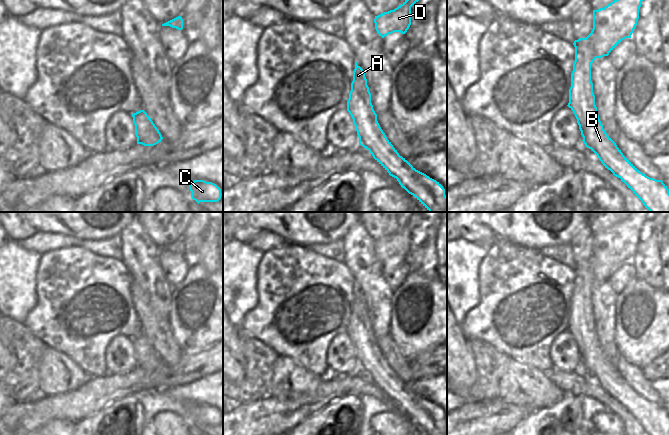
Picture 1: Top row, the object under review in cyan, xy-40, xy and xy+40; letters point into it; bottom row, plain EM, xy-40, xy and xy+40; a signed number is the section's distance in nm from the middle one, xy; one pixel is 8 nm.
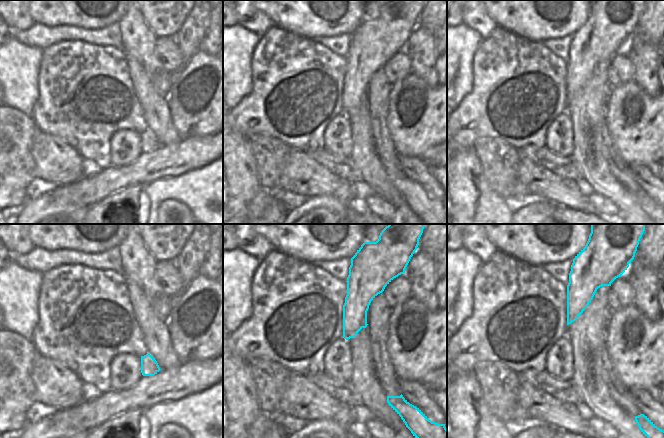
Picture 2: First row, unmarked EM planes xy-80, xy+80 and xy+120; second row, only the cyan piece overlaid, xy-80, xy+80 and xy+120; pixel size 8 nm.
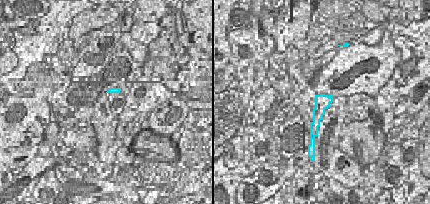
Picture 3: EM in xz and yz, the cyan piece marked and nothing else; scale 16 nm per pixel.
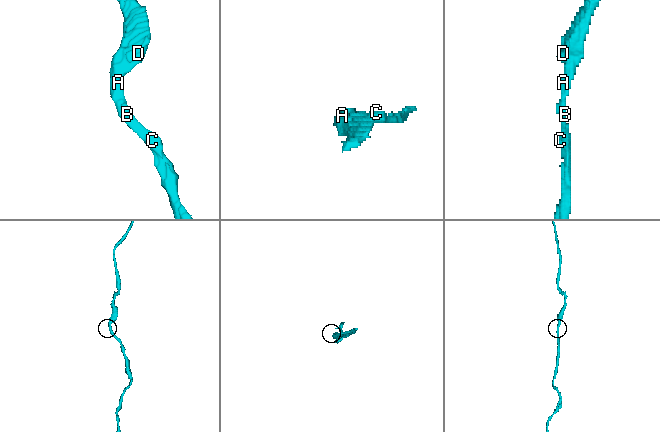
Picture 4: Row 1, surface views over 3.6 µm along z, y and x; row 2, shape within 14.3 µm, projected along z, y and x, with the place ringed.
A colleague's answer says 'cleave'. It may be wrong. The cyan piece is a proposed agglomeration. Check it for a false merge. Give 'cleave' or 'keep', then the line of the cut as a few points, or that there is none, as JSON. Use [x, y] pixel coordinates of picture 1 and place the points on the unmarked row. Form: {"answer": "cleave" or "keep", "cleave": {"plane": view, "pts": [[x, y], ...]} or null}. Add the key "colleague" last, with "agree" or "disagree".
{"answer": "keep", "cleave": null, "colleague": "disagree"}

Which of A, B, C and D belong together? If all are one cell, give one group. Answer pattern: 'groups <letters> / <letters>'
groups A B C D

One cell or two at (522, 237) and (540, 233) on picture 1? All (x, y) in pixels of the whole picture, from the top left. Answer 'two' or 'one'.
one

